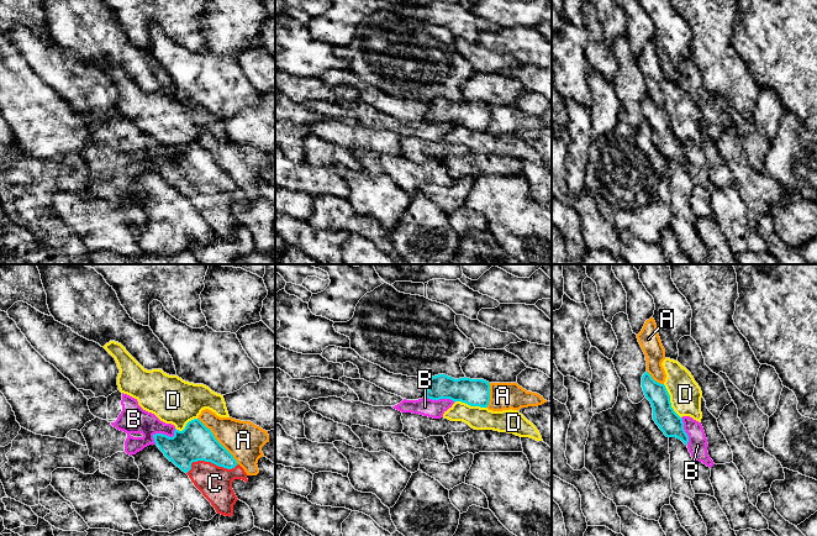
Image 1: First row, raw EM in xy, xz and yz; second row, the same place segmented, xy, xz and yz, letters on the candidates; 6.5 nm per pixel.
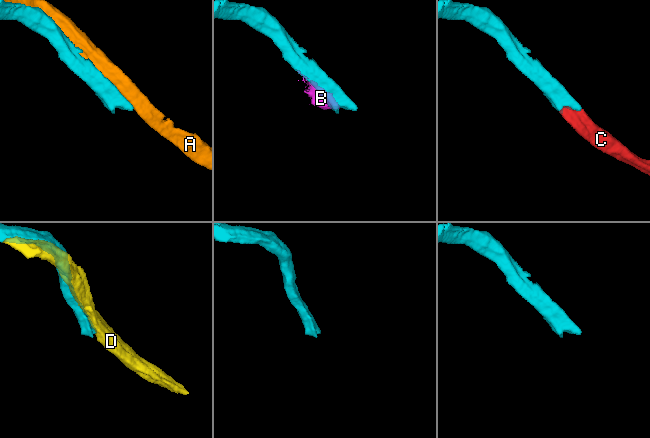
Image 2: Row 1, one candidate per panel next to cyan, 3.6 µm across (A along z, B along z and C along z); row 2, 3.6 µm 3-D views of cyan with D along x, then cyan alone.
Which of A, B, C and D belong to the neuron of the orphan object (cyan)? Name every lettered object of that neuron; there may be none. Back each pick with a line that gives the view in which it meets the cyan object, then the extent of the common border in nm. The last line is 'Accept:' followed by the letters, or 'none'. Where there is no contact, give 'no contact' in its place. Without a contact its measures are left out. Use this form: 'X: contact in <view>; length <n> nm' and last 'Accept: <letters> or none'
C: contact in xy; length 340 nm
Accept: C

